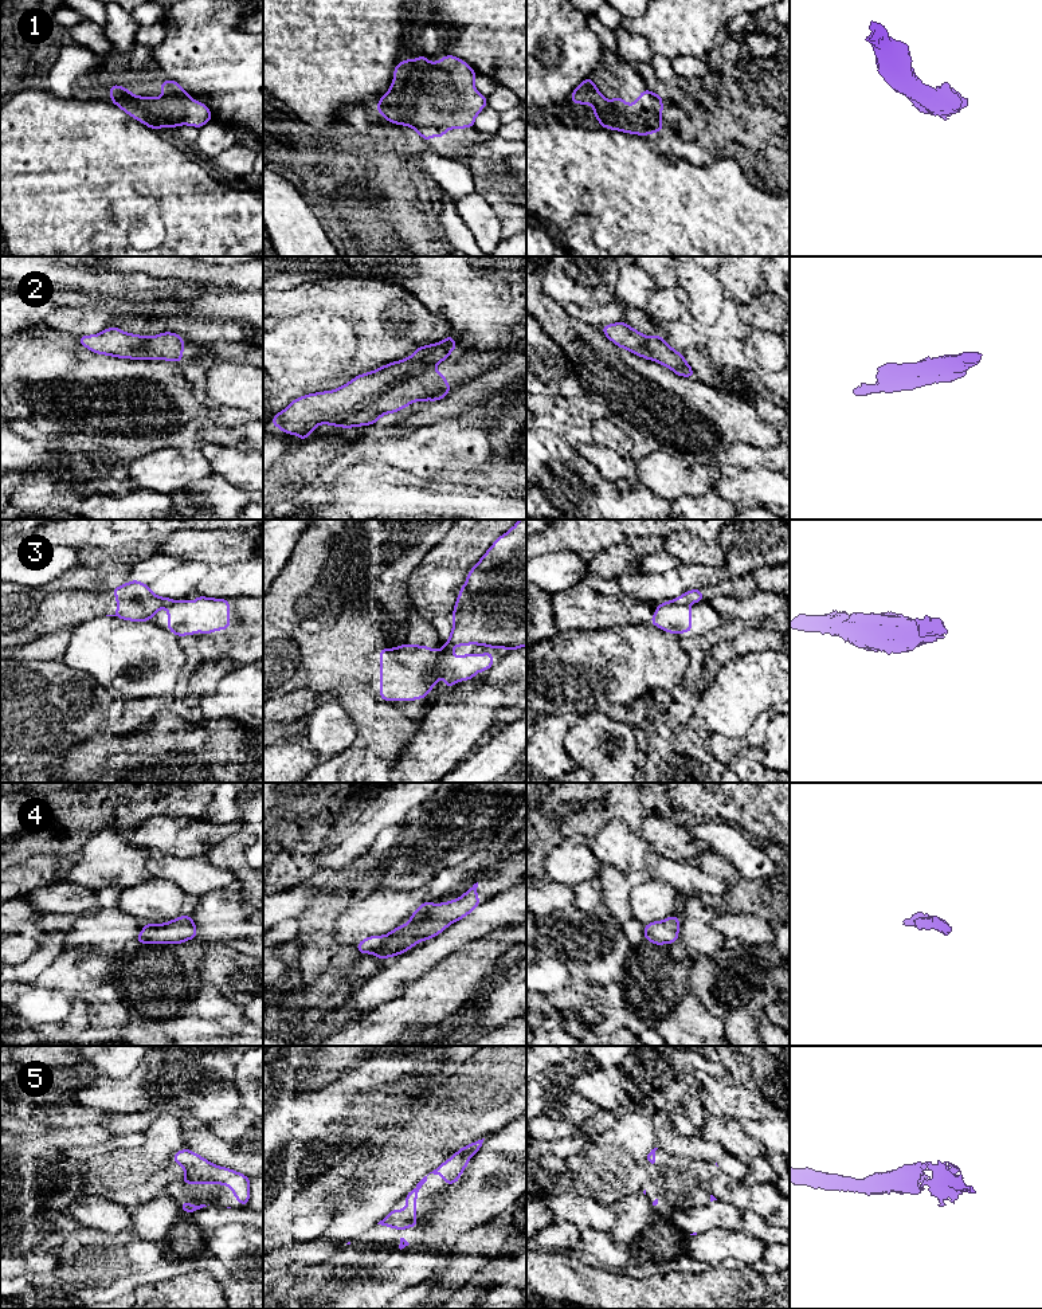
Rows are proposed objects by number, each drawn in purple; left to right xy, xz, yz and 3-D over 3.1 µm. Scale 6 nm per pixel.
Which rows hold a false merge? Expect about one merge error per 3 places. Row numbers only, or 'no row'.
2, 3

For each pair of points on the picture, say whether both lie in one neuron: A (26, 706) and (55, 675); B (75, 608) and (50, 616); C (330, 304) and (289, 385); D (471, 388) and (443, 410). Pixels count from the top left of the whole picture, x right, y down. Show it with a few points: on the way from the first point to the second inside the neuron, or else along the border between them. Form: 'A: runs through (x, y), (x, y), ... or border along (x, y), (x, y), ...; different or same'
A: runs through (34, 698), (49, 684); same
B: runs through (69, 608), (57, 611); same
C: runs through (324, 324), (289, 359), (289, 365); same
D: runs through (465, 395), (450, 406); same

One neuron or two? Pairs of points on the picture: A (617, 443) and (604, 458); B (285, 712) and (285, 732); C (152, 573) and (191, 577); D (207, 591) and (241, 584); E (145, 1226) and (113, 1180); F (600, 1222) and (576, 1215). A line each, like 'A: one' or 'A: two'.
A: two
B: two
C: two
D: one
E: two
F: one

